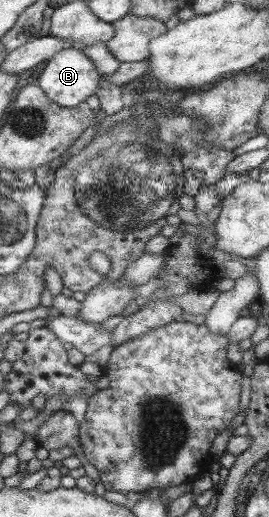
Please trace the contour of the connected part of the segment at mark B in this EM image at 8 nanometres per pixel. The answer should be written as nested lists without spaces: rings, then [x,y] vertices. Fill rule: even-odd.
[[[67,47],[48,60],[47,66],[41,72],[39,86],[53,102],[71,108],[80,105],[91,94],[96,94],[100,88],[100,78],[95,63],[88,55],[75,47]]]

